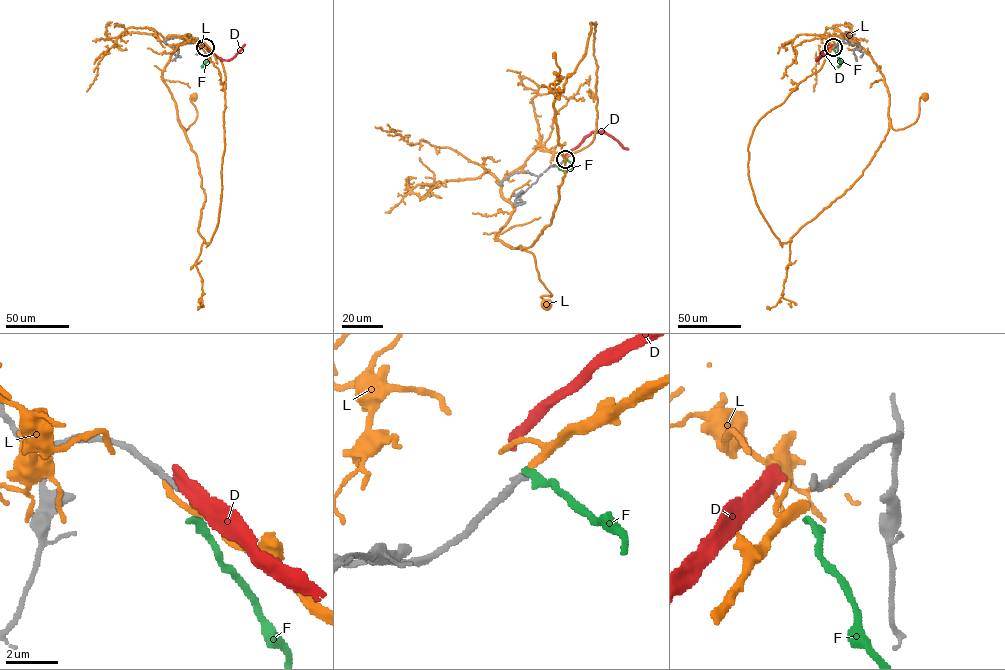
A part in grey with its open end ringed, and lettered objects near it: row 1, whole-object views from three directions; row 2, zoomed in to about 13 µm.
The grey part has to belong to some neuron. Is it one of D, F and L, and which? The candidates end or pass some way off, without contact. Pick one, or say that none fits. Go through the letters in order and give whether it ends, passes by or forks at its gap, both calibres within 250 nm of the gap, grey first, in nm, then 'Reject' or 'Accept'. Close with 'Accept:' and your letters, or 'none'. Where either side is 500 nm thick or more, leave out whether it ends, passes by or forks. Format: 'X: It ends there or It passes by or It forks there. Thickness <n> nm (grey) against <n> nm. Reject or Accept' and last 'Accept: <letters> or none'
D: It ends there. Thickness 340 nm (grey) against 480 nm. Reject
F: It ends there. Thickness 340 nm (grey) against 320 nm. Reject
L: It ends there. Thickness 340 nm (grey) against 300 nm. Reject
Accept: none

